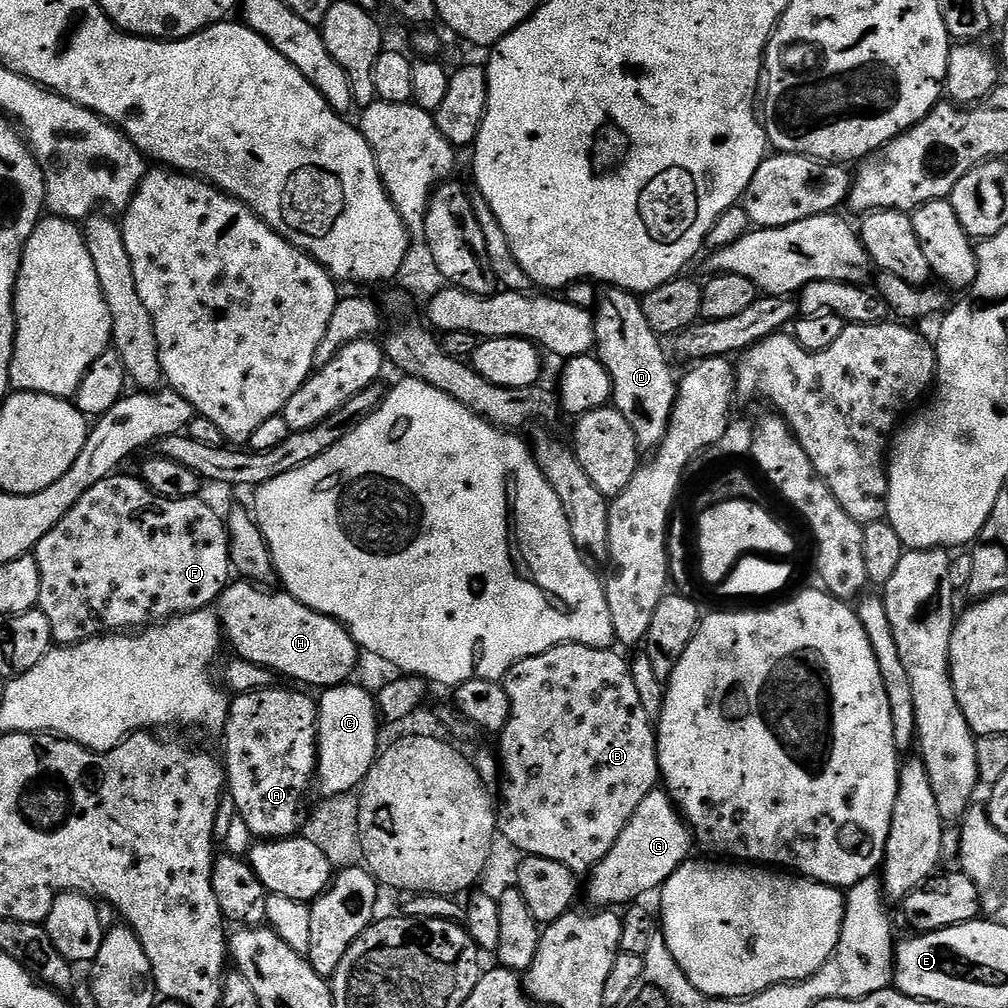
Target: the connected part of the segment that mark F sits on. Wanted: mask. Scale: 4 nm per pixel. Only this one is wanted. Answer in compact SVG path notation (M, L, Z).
M120 475L107 476L102 482L98 482L98 486L90 486L90 490L86 490L86 494L82 494L82 498L78 498L74 507L65 514L62 522L58 522L58 526L54 526L50 530L50 534L46 534L46 538L42 538L42 542L38 542L38 546L34 549L38 562L38 574L42 578L38 610L42 614L46 614L46 622L50 622L50 634L57 645L77 644L95 636L120 634L125 630L143 630L167 620L169 616L179 616L182 612L199 612L207 609L219 601L220 595L224 593L230 583L228 575L233 575L231 554L228 553L228 531L225 528L223 515L219 516L206 501L200 500L201 498L171 500L148 489L139 475Z

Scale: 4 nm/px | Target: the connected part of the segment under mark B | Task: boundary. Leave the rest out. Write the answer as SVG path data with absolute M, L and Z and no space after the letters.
M559 644L557 648L551 648L537 656L522 658L522 662L515 664L504 675L502 683L506 690L506 698L510 698L510 716L504 729L498 733L500 783L496 826L499 835L512 842L524 856L550 858L550 862L562 862L562 866L566 866L577 874L591 873L593 866L602 862L602 858L606 858L606 854L610 854L610 846L614 846L614 842L618 842L618 834L622 834L622 830L630 822L634 810L638 810L638 806L642 806L642 798L646 798L646 794L657 791L662 780L656 753L656 729L653 720L648 718L645 711L642 710L641 699L638 698L637 687L634 686L634 679L631 677L629 661L623 660L612 648Z

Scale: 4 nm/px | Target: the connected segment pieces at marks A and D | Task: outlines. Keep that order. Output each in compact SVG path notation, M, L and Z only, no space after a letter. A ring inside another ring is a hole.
M280 687L239 693L228 705L228 721L222 733L226 792L234 802L239 823L245 824L257 841L286 840L303 829L306 821L304 791L311 784L313 787L316 776L317 701L313 697L311 700L307 691Z
M604 286L597 291L592 322L596 335L594 352L612 379L611 403L622 414L622 418L630 422L637 445L641 449L656 450L668 432L678 391L678 376L672 373L664 357L661 337L650 330L650 322L646 322L646 314L642 314L640 309L640 301L637 293L624 288Z

